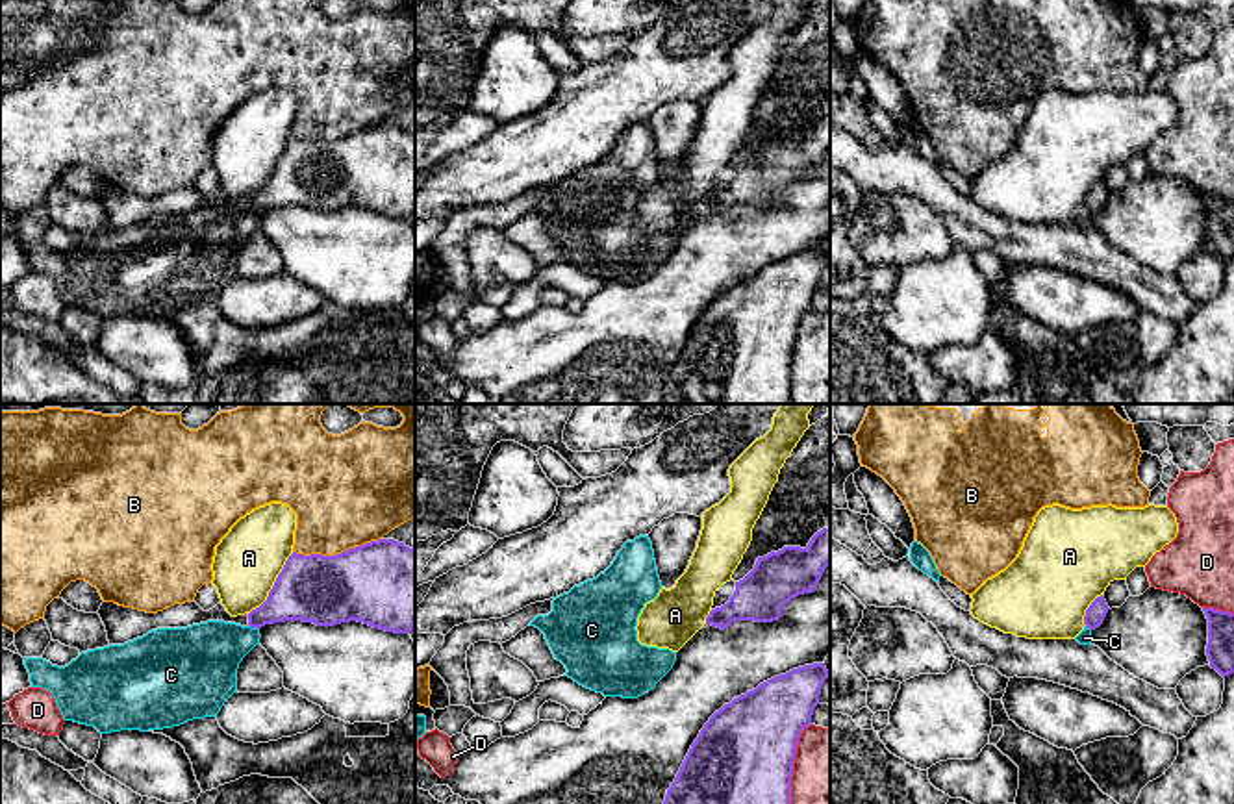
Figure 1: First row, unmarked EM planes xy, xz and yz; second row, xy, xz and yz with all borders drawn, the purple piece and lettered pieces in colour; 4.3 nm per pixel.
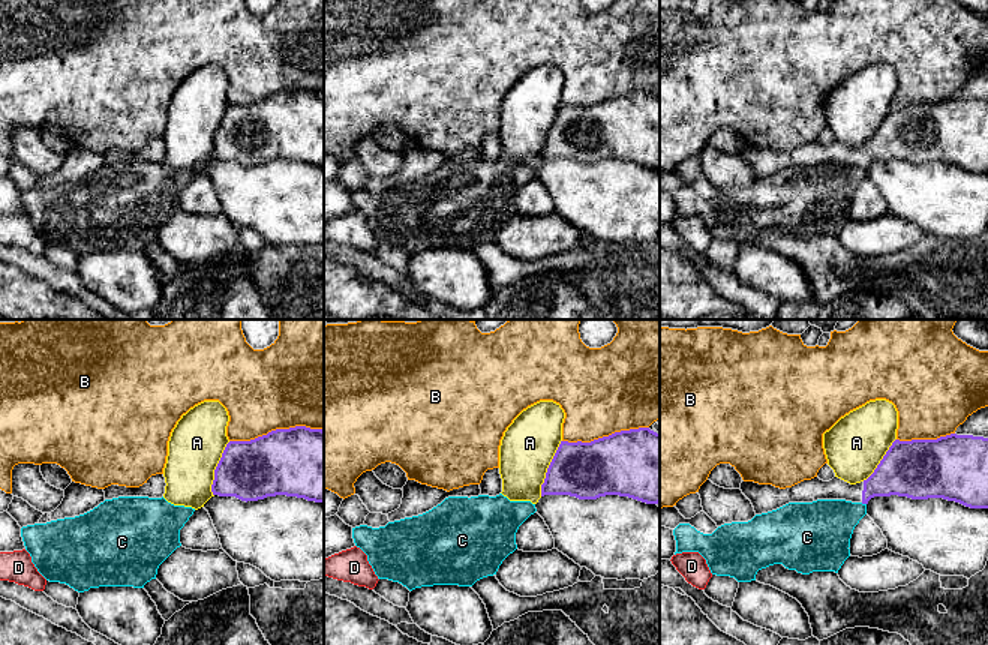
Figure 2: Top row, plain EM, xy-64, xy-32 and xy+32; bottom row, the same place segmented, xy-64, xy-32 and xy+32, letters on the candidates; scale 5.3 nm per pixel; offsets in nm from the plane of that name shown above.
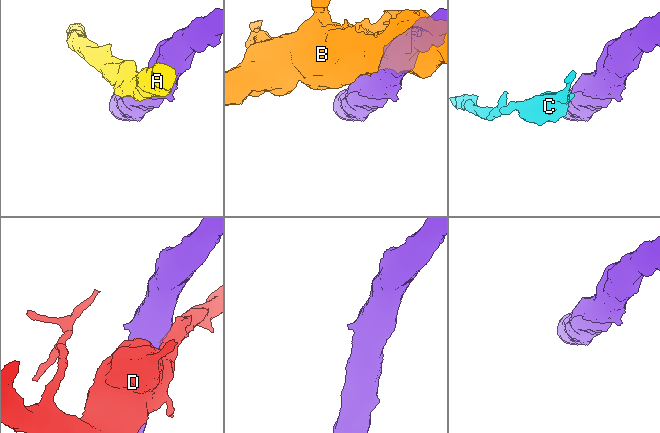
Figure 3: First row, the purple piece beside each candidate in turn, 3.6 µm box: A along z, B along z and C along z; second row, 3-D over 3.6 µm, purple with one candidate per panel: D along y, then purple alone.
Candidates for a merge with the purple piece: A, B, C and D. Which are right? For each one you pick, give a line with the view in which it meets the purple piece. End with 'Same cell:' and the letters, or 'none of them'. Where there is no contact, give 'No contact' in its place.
Same cell: none of them

